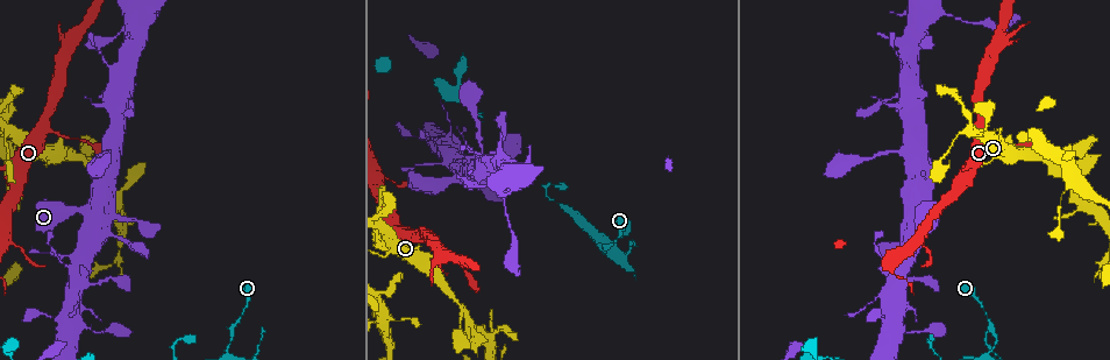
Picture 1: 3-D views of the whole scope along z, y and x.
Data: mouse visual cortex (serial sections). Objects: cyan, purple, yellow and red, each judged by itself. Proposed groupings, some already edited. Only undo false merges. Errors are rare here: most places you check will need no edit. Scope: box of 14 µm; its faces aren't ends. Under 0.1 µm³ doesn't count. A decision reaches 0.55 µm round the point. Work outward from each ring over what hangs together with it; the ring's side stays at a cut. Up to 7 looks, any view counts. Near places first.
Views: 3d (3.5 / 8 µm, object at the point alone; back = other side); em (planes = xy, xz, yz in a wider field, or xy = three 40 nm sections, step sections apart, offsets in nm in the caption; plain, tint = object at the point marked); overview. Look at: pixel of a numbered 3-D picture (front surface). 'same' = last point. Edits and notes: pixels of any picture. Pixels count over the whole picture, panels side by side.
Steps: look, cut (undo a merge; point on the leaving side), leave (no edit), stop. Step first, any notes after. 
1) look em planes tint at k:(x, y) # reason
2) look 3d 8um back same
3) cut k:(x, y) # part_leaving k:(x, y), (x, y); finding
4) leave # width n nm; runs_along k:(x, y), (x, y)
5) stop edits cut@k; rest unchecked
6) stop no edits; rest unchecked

look 3d 3.5um back at 1:(39, 128)

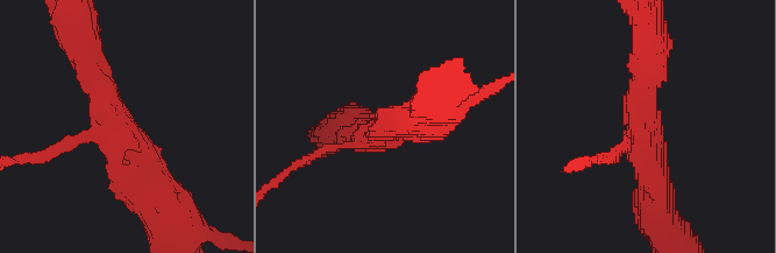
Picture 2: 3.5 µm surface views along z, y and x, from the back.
look em xy step 1 tint at 2:(119, 129) # arms 3; arm_widths 150, 400, 400 nm

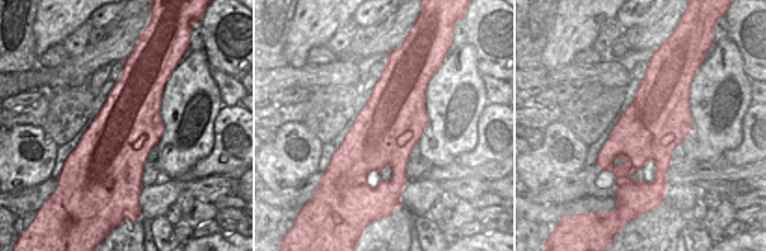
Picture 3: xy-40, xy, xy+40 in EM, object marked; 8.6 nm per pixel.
leave # runs_along 2:(155, 198), (151, 169), (87, 62); one cell here

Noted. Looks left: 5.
look 3d 3.5um at 1:(109, 209) # sudden change in width

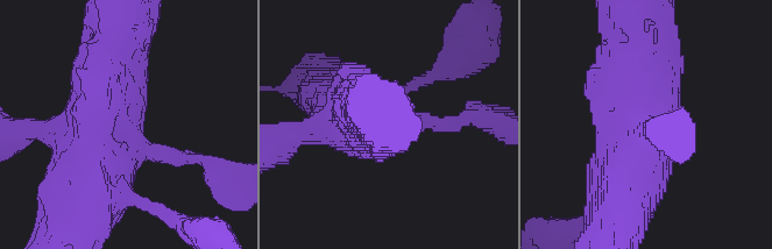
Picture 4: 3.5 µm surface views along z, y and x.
look em xy step 3 tint at 4:(124, 133) # need the tissue

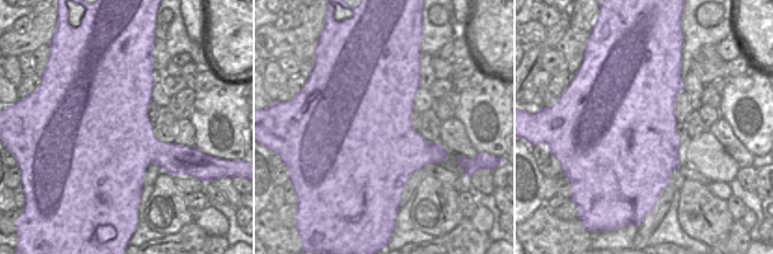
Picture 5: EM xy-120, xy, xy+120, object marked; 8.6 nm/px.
leave # width 1000 nm; runs_along 4:(34, 129), (80, 133), (130, 43); continuous, no second cell

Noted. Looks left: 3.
look 3d 3.5um back at 1:(86, 283) # abrupt turn

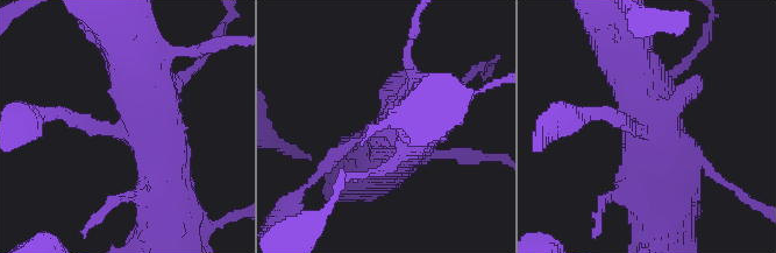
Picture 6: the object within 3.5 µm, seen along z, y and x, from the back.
look em xy step 5 tint at 6:(124, 128)

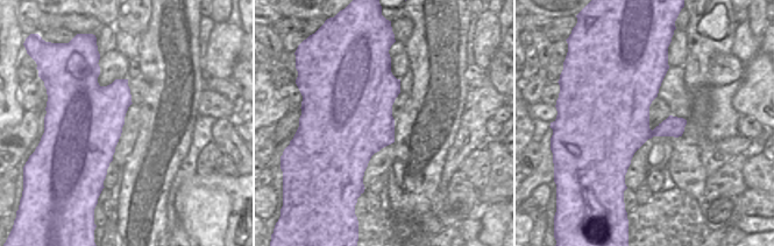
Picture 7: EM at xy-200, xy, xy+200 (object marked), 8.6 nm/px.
look em planes tint same

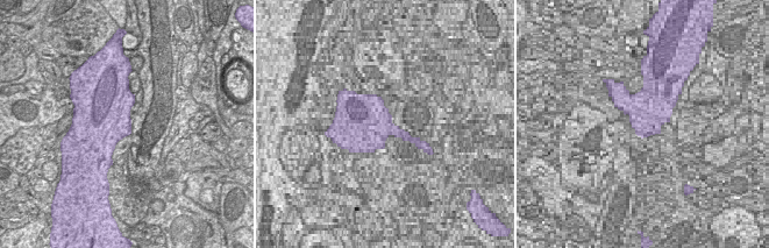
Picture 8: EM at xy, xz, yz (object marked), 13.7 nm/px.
leave # runs_along 6:(128, 48), (150, 88), (164, 191); one cell here

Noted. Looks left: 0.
stop no edits; rest unchecked

